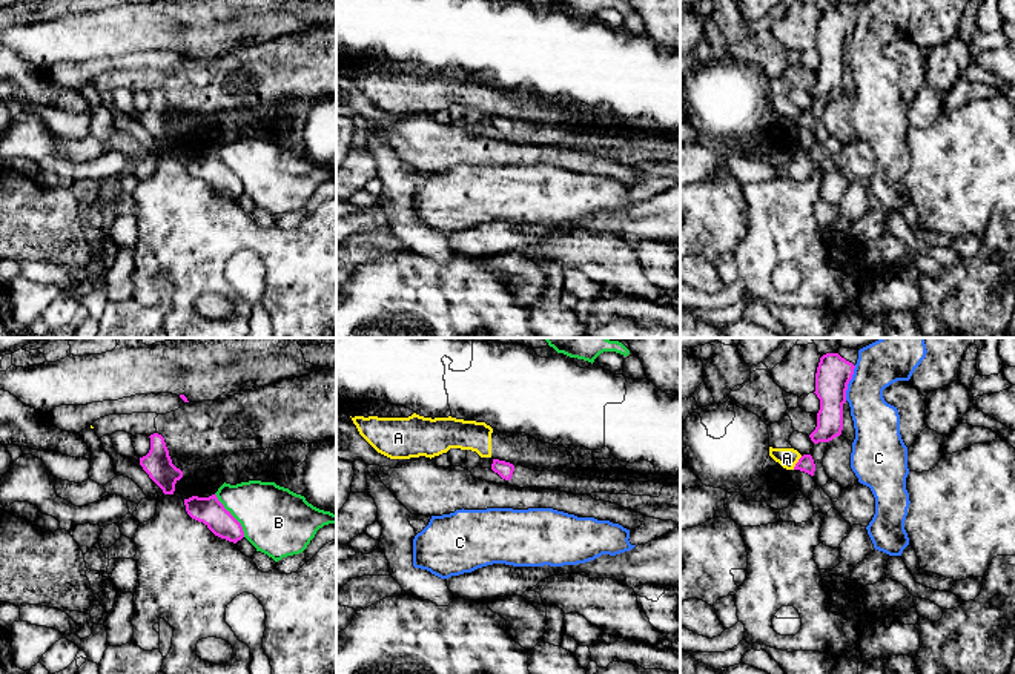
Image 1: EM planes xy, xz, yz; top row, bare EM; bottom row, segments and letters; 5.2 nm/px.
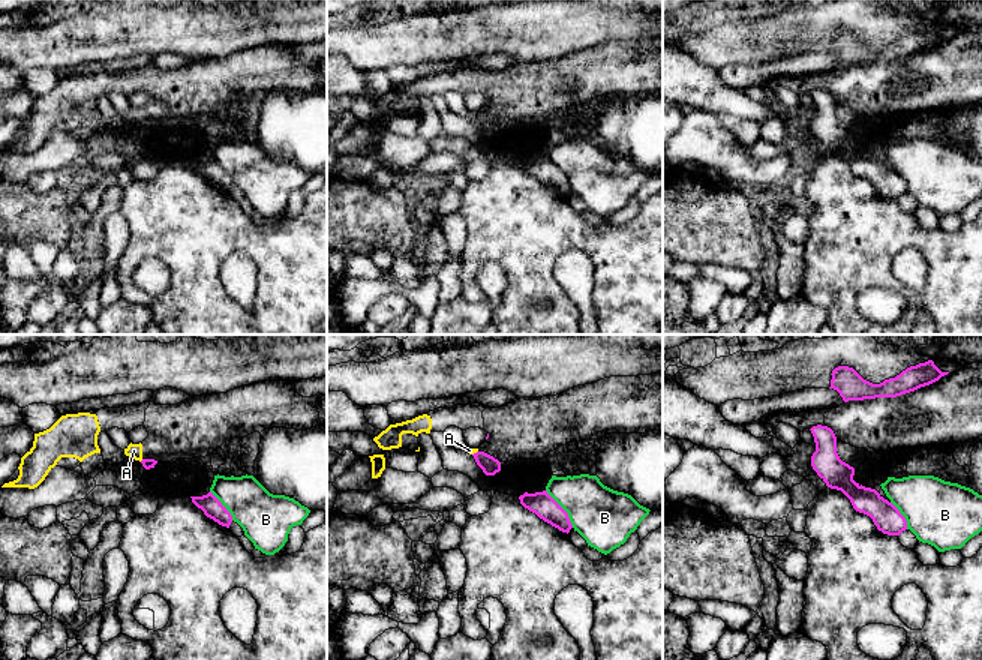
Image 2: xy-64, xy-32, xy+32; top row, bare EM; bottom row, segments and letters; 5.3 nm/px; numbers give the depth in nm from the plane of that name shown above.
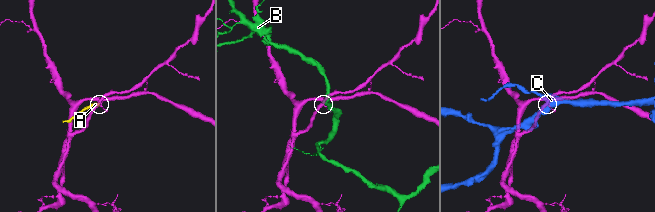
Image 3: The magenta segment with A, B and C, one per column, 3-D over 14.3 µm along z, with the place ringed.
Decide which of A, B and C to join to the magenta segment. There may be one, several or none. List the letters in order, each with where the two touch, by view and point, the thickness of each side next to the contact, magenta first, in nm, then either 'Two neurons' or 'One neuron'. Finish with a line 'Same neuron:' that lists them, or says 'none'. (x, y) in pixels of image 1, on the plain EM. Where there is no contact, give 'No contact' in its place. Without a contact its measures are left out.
A: Touches magenta at yz (797, 118). Thickness 80 nm (magenta) against 100 nm. Two neurons
B: Touches magenta at xy (231, 171). Thickness 150 nm (magenta) against 360 nm. Two neurons
C: Touches magenta at yz (848, 39). Thickness 180 nm (magenta) against 240 nm. Two neurons
Same neuron: none

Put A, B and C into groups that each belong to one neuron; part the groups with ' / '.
A / B / C

